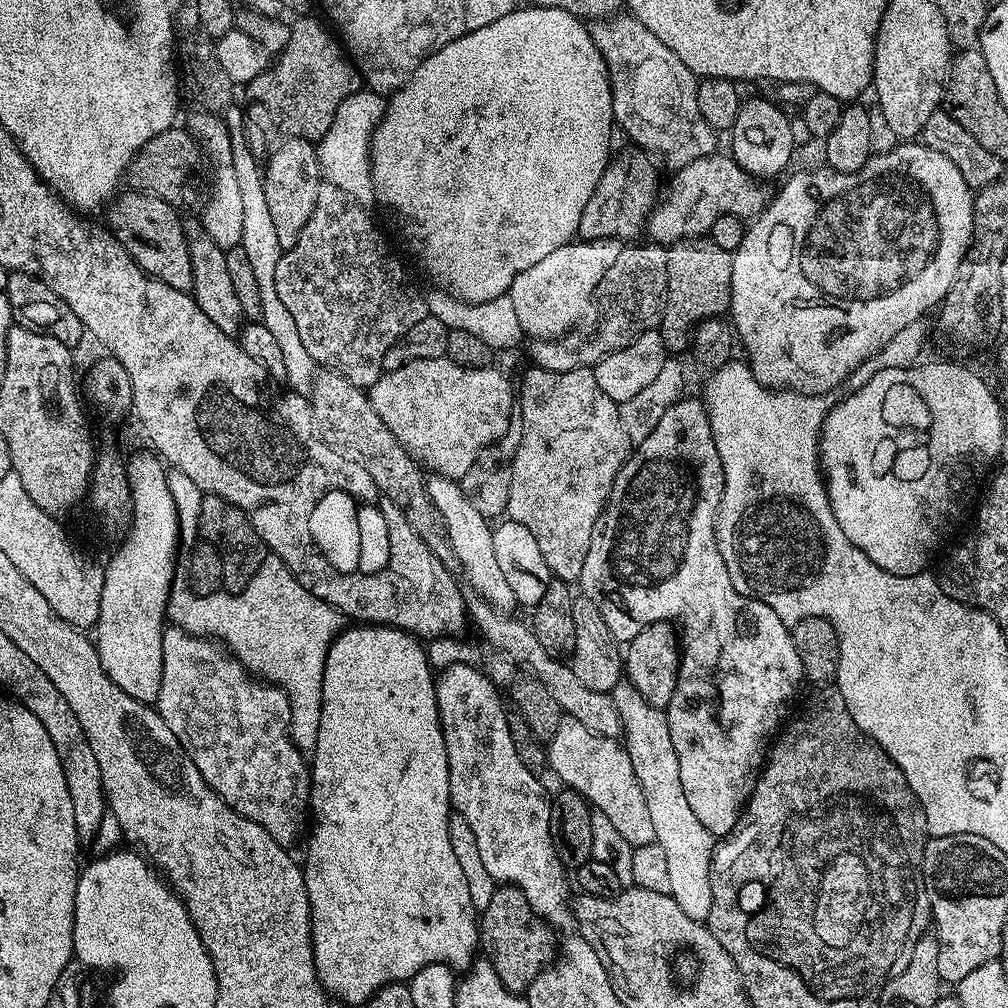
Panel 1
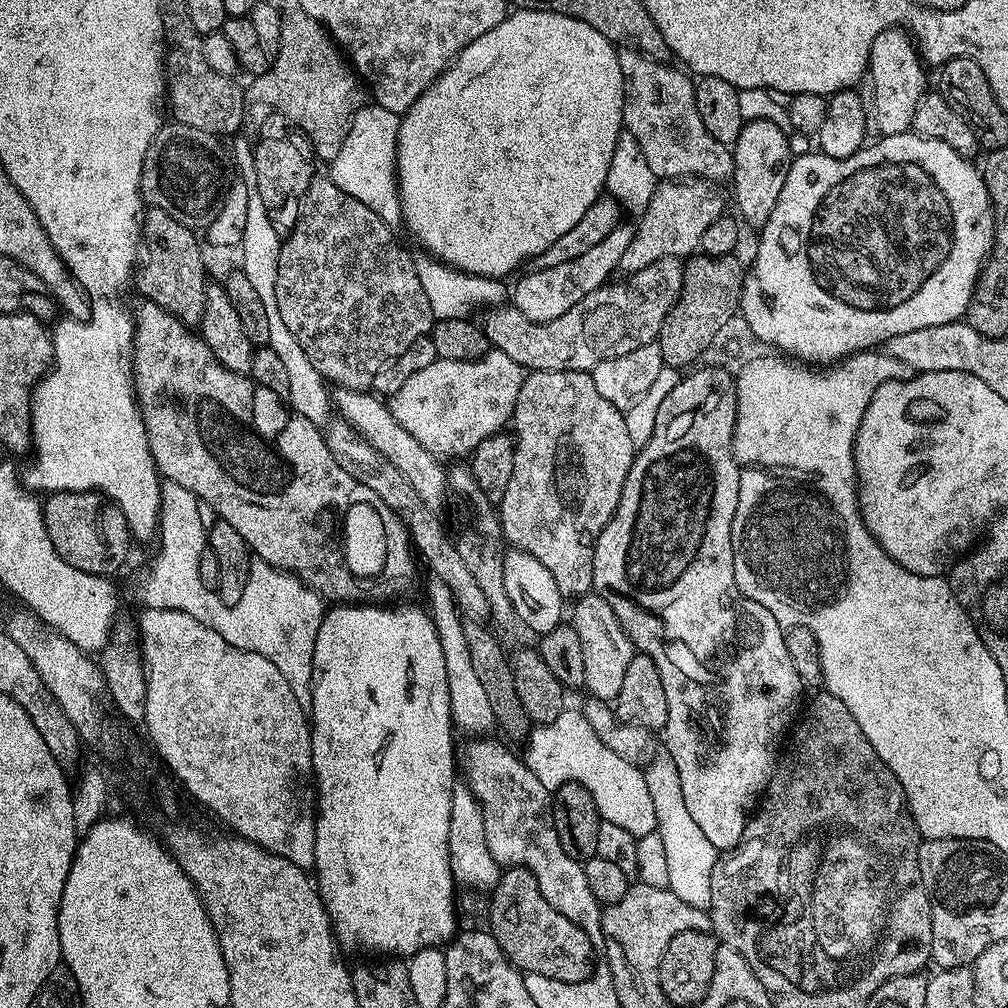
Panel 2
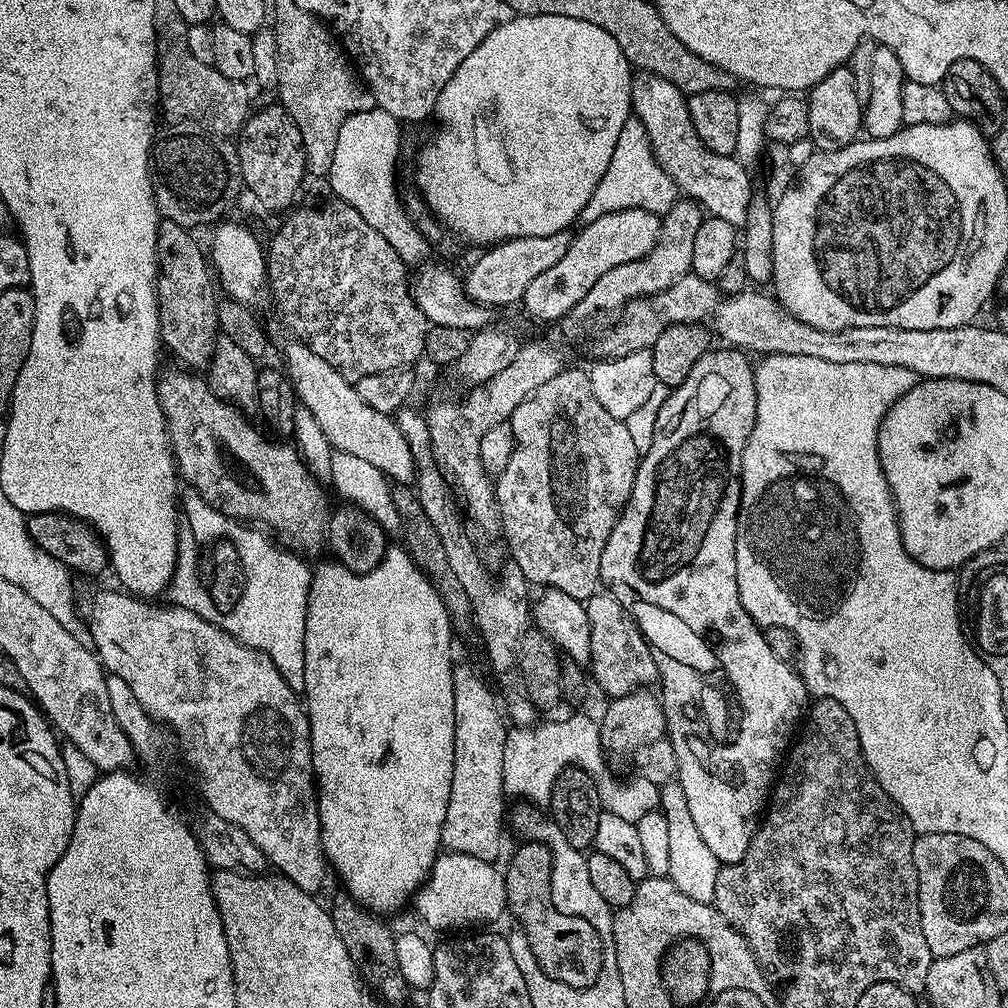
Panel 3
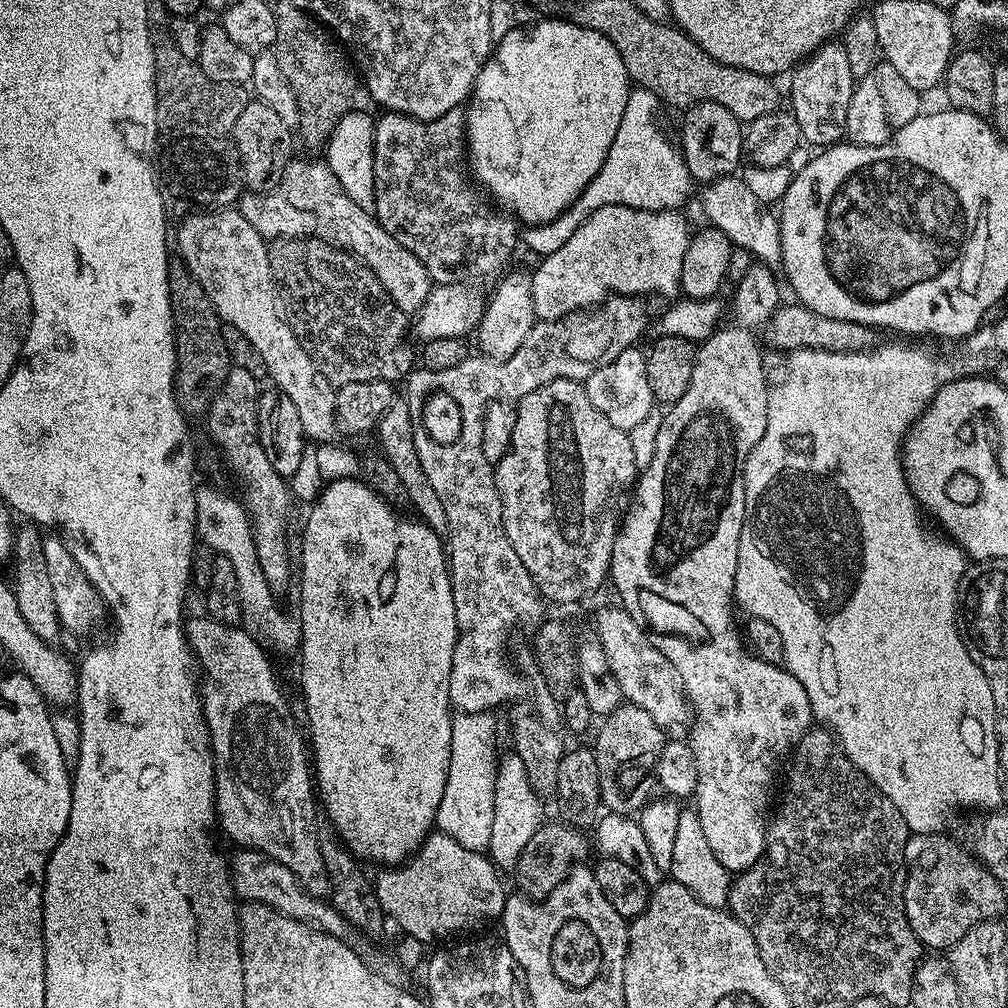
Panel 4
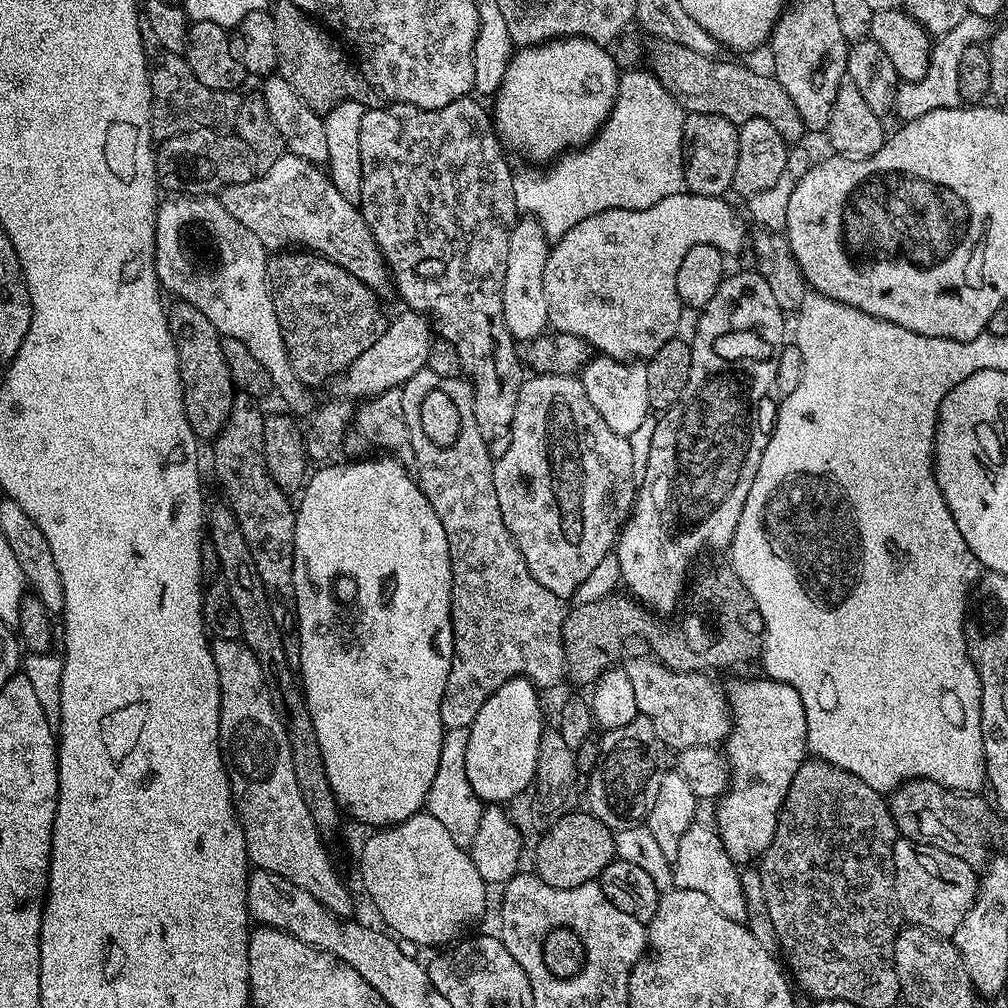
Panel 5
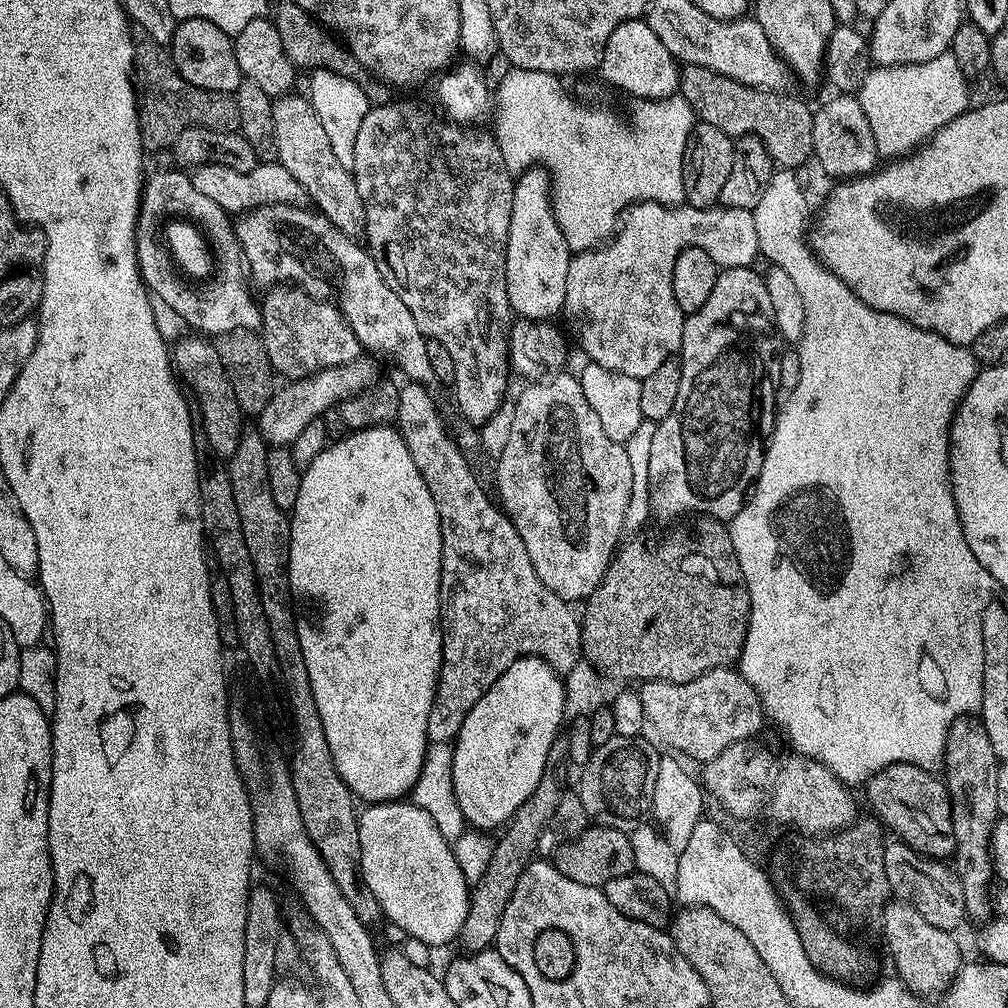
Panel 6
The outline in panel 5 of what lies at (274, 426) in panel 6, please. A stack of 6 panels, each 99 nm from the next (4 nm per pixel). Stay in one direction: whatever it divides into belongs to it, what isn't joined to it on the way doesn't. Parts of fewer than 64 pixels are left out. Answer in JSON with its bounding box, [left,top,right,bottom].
[331,310,434,398]

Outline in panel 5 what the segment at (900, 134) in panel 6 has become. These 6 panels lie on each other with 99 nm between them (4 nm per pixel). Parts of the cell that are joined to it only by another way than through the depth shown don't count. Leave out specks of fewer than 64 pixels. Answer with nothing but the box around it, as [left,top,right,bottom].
[895,11,994,121]

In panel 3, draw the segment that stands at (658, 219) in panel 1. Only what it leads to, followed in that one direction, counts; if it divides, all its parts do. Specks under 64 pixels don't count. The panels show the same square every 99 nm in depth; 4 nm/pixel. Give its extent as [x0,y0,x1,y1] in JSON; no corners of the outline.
[558,198,702,340]

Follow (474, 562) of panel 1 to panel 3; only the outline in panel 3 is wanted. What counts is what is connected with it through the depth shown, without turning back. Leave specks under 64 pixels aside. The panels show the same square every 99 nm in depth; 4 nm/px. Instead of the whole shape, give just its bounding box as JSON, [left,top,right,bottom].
[286,342,416,485]

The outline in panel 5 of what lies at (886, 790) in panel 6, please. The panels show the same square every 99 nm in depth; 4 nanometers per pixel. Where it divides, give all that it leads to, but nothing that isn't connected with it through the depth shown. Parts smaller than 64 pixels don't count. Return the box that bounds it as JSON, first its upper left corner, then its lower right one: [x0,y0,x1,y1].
[888,780,1005,870]

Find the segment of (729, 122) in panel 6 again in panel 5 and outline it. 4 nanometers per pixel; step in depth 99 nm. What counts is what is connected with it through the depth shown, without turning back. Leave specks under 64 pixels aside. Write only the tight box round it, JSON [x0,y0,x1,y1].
[646,38,806,142]

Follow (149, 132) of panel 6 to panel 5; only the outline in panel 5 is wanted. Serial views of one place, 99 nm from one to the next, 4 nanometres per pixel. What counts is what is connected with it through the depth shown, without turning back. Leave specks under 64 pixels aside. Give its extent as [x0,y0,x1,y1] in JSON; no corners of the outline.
[140,22,241,141]

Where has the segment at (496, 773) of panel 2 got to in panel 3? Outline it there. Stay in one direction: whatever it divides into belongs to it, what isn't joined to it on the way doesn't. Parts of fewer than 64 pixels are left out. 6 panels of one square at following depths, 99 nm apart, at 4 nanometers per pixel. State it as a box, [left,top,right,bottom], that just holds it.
[510,803,614,950]

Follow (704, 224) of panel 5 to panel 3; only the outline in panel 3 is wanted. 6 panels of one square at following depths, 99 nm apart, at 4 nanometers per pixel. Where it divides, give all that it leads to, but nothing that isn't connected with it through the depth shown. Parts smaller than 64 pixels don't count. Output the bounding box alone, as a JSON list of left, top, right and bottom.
[522,210,661,320]

